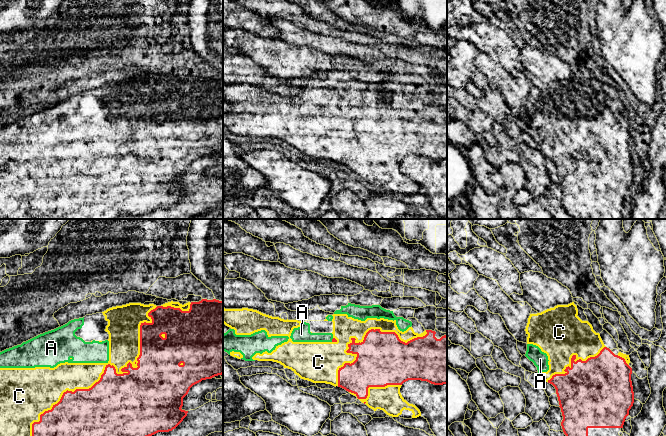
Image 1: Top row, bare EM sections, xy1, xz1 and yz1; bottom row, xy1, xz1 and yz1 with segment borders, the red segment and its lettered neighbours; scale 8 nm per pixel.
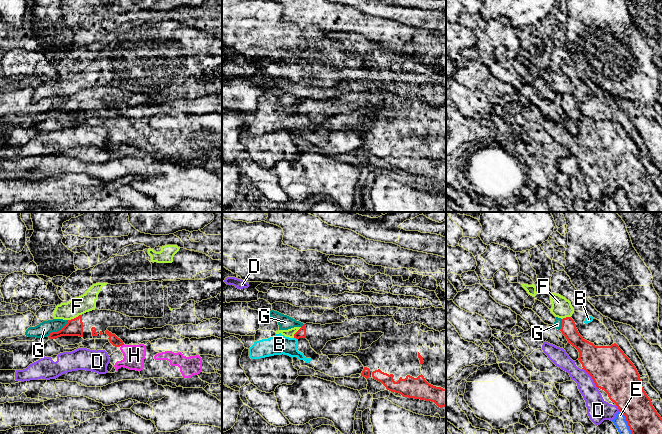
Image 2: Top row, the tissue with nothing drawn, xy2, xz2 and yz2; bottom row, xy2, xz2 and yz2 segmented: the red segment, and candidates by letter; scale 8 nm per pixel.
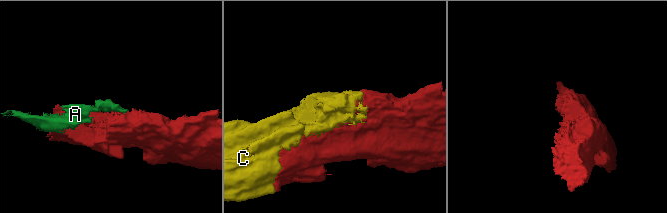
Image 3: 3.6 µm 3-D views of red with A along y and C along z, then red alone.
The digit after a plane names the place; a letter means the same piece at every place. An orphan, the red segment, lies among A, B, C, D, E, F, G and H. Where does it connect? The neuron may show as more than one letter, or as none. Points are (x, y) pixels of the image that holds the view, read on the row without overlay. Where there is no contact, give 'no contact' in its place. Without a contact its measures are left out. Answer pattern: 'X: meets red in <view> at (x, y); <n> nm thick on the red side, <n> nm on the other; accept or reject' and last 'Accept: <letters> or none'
A: meets red in xz1 at (332, 116); 30 nm thick on the red side, 130 nm on the other; accept
B: meets red in xz2 at (296, 114); 80 nm thick on the red side, 160 nm on the other; reject
C: meets red in xy1 at (107, 141); 360 nm thick on the red side, 260 nm on the other; accept
D: meets red in yz2 at (592, 154); 340 nm thick on the red side, 170 nm on the other; reject
E: meets red in yz2 at (627, 198); 260 nm thick on the red side, 110 nm on the other; reject
F: meets red in xy2 at (74, 94); 140 nm thick on the red side, 150 nm on the other; reject
G: meets red in xy2 at (58, 107); 140 nm thick on the red side, 120 nm on the other; reject
H: meets red in xy2 at (122, 120); 80 nm thick on the red side, 170 nm on the other; reject
Accept: A, C

